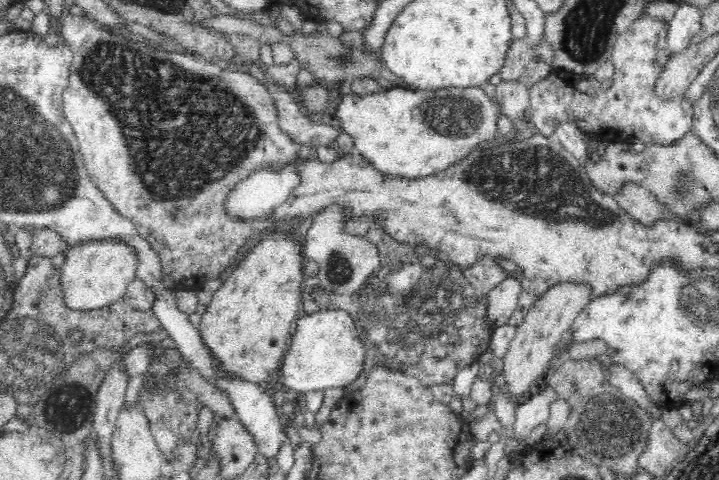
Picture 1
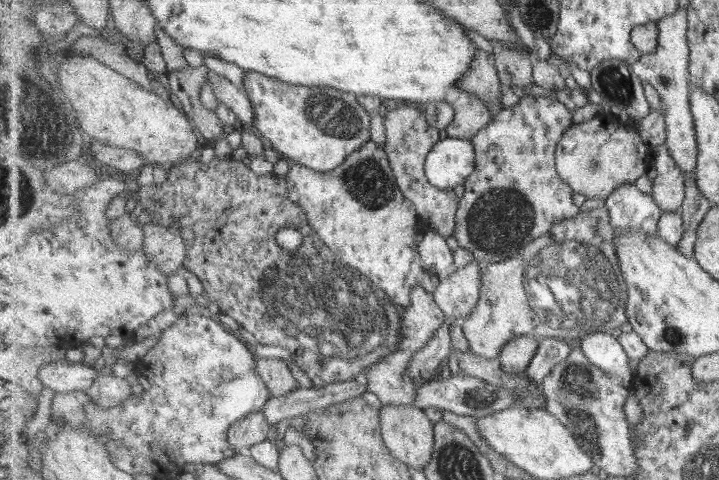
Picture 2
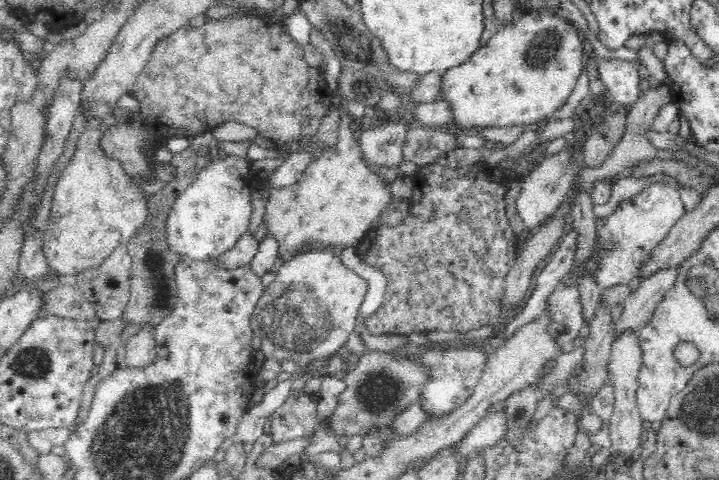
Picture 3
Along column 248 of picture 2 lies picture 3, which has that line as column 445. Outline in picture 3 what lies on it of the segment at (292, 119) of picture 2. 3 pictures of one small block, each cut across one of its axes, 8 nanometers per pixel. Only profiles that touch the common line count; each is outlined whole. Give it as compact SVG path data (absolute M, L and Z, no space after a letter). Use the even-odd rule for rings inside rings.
M542 7L542 10L532 10L532 12L522 12L517 10L512 20L510 20L508 23L502 24L499 30L492 35L490 41L482 49L476 50L476 52L474 52L474 54L472 54L472 56L470 56L470 58L464 62L464 64L449 68L445 72L443 76L442 89L443 95L450 100L450 103L452 103L452 122L464 128L472 128L472 126L474 126L474 128L481 131L484 130L484 128L512 126L519 124L529 125L542 121L547 117L552 116L554 112L558 112L558 110L560 110L560 108L566 104L566 100L568 100L568 98L574 92L575 86L580 79L580 75L582 75L586 55L585 42L583 41L583 36L581 36L581 34L582 32L572 21L563 18L559 12L551 10L550 7Z

